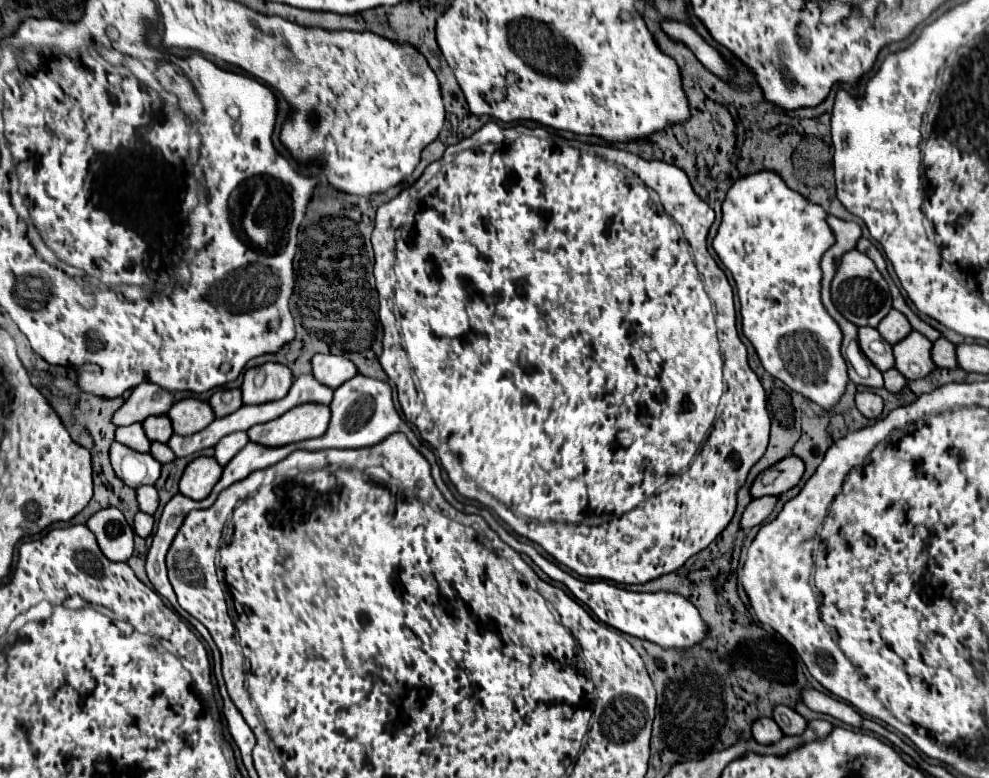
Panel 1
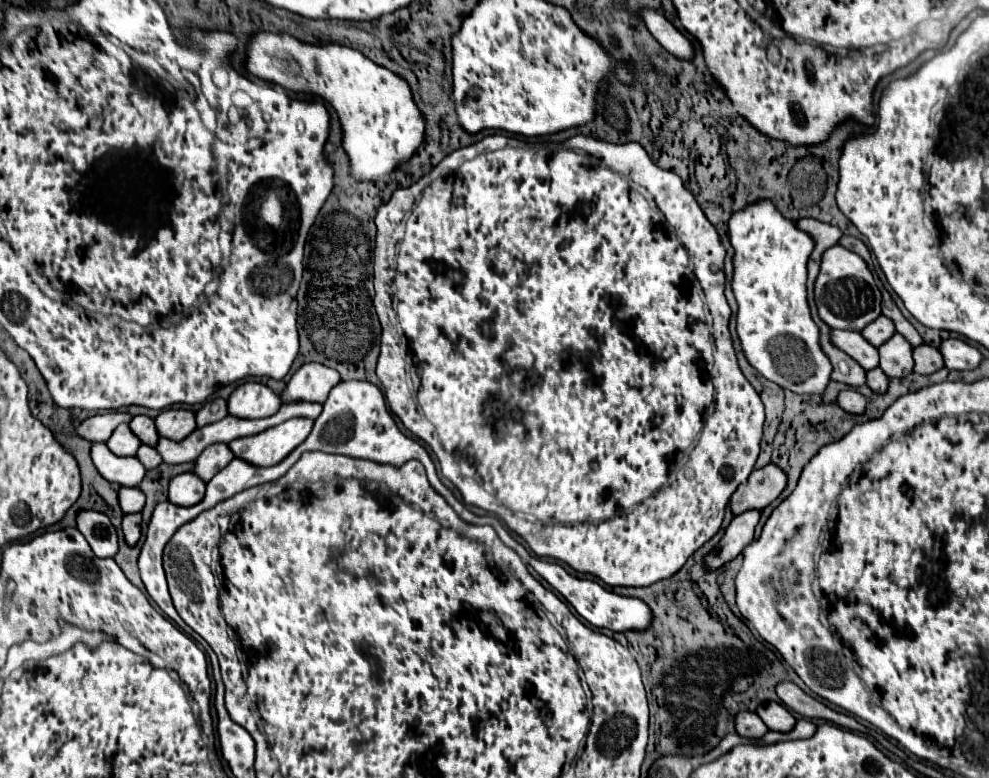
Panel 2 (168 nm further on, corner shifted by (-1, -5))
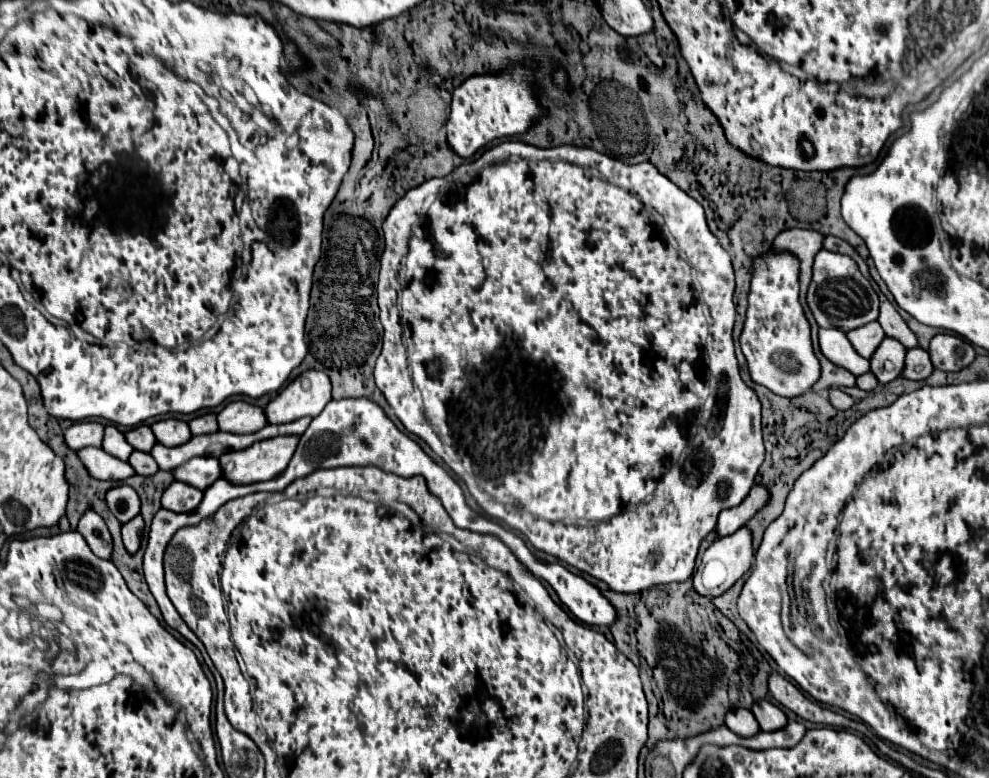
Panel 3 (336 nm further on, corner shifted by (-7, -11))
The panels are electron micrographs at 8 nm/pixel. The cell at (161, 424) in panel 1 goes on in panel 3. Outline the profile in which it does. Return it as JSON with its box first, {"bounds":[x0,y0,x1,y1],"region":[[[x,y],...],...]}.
{"bounds":[125,425,157,451],"region":[[[139,425],[139,427],[135,427],[135,429],[131,429],[129,433],[125,433],[125,437],[127,437],[127,441],[133,445],[133,449],[137,449],[137,451],[151,451],[153,449],[153,445],[157,443],[157,439],[155,439],[155,435],[153,435],[153,431],[151,431],[151,427],[149,425]]]}

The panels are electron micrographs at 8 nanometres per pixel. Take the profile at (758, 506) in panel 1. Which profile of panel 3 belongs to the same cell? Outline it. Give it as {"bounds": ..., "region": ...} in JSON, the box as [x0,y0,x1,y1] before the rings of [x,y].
{"bounds":[693,527,755,597],"region":[[[741,527],[739,531],[717,539],[705,553],[701,559],[701,565],[697,567],[695,575],[693,575],[693,587],[697,593],[705,595],[705,597],[717,597],[723,595],[723,591],[727,591],[743,573],[749,571],[749,567],[753,565],[755,559],[755,549],[753,549],[753,537],[751,531],[747,527]]]}

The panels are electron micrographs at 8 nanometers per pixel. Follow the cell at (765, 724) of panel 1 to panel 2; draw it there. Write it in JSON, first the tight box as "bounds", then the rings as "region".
{"bounds":[735,713,769,737],"region":[[[737,713],[735,731],[741,737],[763,737],[769,729],[767,729],[767,725],[763,725],[759,715],[755,715],[755,713]]]}

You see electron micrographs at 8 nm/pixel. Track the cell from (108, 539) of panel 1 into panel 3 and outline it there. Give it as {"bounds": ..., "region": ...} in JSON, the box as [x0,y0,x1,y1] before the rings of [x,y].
{"bounds":[77,511,113,559],"region":[[[87,511],[81,521],[77,531],[87,539],[91,551],[101,557],[101,559],[109,559],[111,551],[113,551],[113,539],[109,535],[109,529],[105,525],[105,521],[95,513],[95,511]]]}

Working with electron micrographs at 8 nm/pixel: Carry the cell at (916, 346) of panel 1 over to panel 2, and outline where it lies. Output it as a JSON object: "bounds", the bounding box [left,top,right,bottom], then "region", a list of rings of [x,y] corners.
{"bounds":[879,333,913,377],"region":[[[895,333],[879,347],[879,367],[887,377],[905,377],[913,371],[913,347]]]}

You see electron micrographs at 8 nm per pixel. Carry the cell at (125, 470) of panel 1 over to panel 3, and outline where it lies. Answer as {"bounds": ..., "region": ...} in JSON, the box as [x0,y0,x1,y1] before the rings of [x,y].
{"bounds":[77,447,135,481],"region":[[[87,447],[87,449],[77,451],[77,455],[81,457],[83,465],[87,467],[87,471],[95,479],[101,479],[101,481],[123,481],[123,479],[129,479],[129,477],[135,475],[135,469],[129,463],[111,457],[101,447]]]}

